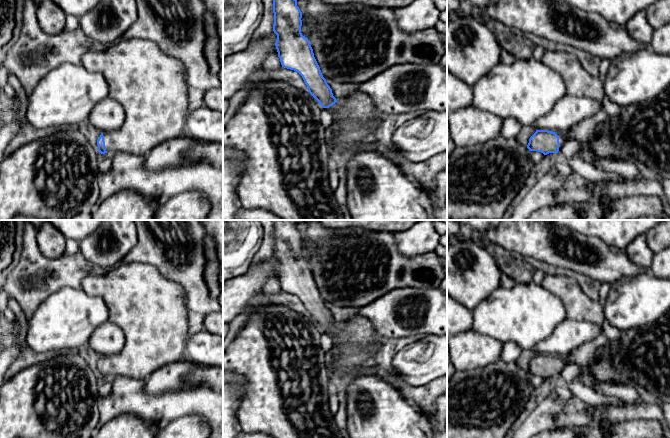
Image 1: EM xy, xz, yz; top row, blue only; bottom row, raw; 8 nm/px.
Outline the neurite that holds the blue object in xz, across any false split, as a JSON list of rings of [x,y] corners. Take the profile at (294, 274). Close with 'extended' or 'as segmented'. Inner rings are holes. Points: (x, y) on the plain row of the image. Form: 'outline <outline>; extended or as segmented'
outline [[[275,220],[273,237],[273,255],[277,259],[275,270],[282,291],[298,296],[309,317],[333,341],[333,375],[373,367],[374,356],[380,348],[379,334],[369,320],[358,315],[344,321],[343,328],[337,327],[321,297],[308,262],[301,257],[302,236],[297,230],[297,223]]]; extended

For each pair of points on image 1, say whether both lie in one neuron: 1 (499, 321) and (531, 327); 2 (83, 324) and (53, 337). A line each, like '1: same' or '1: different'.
1: same
2: same

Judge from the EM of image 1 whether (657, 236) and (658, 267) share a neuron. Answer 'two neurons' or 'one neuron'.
two neurons

